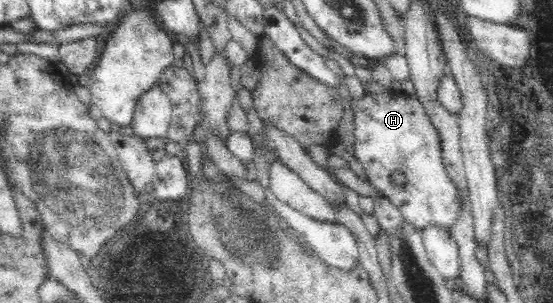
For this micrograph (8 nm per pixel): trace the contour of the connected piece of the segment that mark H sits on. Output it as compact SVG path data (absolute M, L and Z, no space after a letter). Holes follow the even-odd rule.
M388 89L381 93L364 92L357 101L349 101L351 115L353 115L353 153L363 167L371 186L378 189L381 195L393 203L409 223L419 229L435 224L448 229L452 226L457 211L459 211L458 197L455 186L448 178L441 153L441 142L437 129L425 115L425 110L413 95L395 93ZM395 175L402 175L403 185L395 186Z

